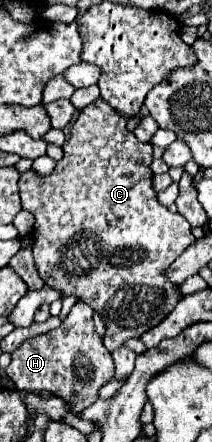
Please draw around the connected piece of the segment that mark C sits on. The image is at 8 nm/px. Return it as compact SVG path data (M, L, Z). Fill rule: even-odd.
M97 98L81 108L79 118L71 128L69 144L63 144L65 156L57 162L55 170L49 176L39 176L37 172L27 170L19 178L23 208L35 216L31 238L39 276L63 296L75 296L101 314L106 324L103 344L110 352L129 338L139 338L173 310L179 292L167 282L163 272L195 242L189 222L181 214L171 214L157 200L157 192L151 186L153 172L149 168L153 148L139 142L135 134L127 130L127 122L125 116L113 112L109 104Z

